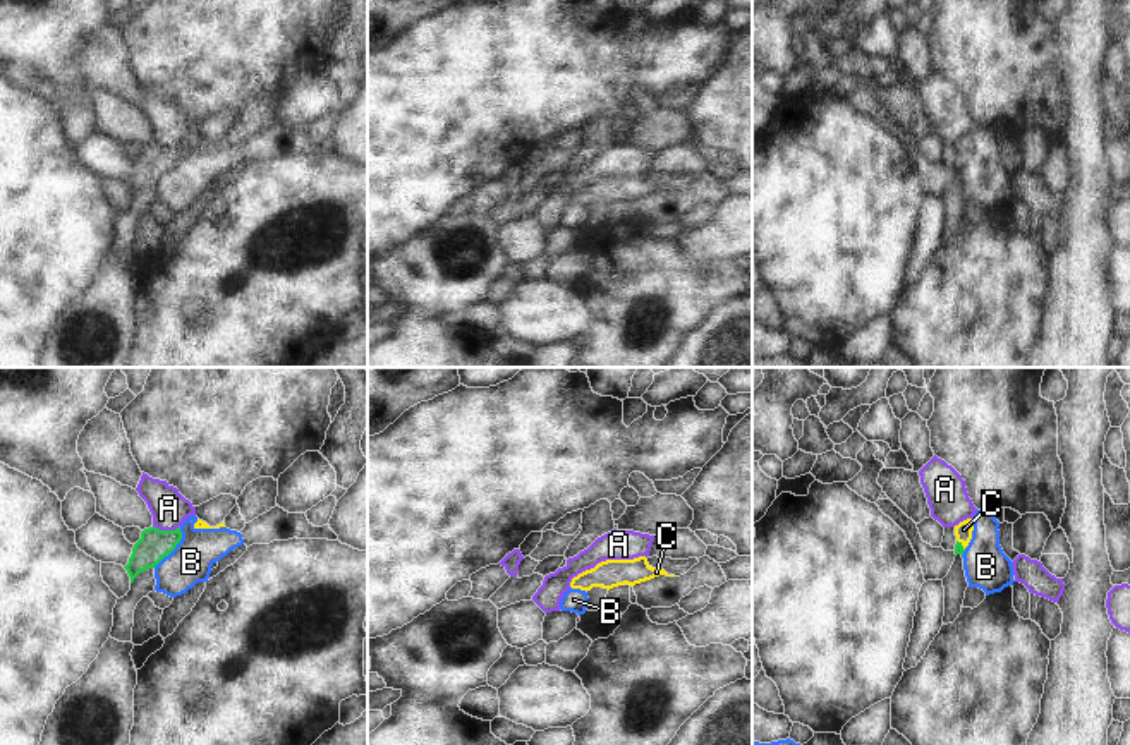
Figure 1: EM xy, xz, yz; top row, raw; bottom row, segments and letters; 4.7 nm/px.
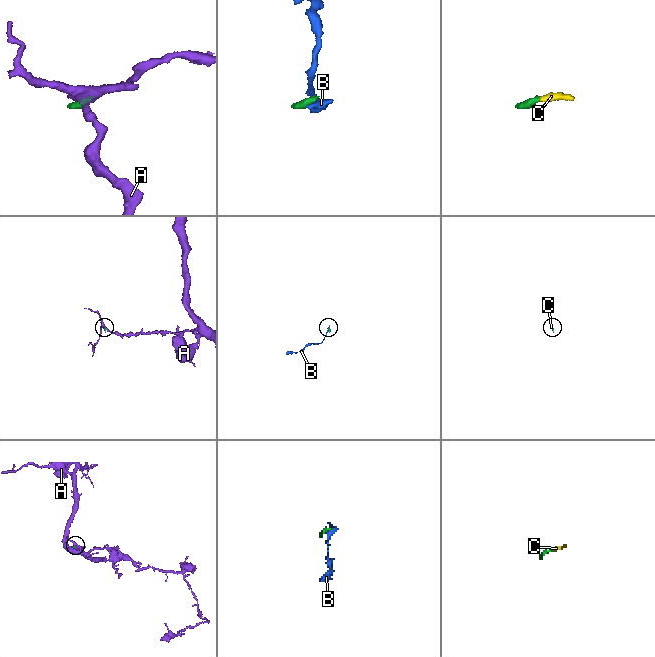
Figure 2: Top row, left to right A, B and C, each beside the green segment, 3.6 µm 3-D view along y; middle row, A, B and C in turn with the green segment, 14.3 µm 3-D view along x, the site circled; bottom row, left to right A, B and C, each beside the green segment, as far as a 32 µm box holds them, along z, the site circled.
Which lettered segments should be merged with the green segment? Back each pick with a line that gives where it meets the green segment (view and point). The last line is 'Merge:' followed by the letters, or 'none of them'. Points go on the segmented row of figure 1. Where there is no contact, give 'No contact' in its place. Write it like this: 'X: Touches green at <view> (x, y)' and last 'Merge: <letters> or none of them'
C: Touches green at yz (960, 545)
Merge: C.

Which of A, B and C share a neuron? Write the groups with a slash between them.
A / B / C

